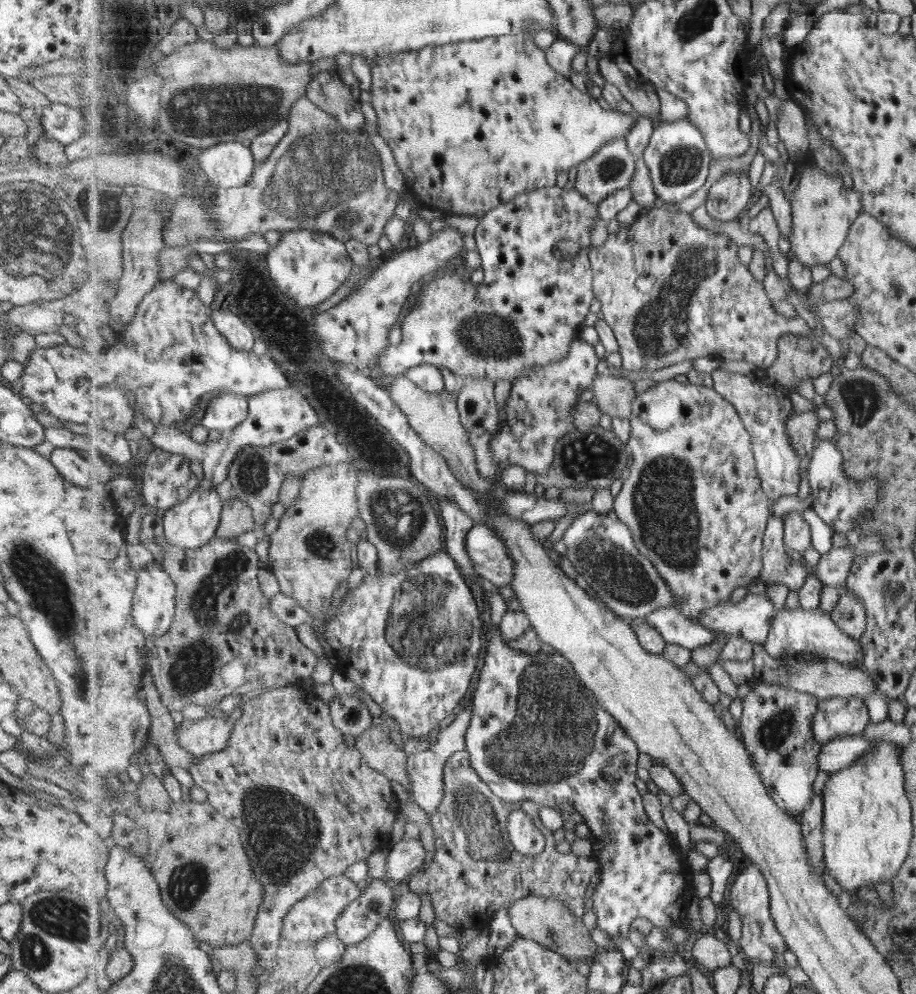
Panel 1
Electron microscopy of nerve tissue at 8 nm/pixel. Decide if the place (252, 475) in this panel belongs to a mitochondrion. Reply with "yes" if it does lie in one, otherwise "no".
yes

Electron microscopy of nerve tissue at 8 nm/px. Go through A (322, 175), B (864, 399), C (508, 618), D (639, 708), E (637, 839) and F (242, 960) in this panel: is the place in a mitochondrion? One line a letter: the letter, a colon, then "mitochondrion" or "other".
A: mitochondrion
B: mitochondrion
C: other
D: other
E: other
F: other

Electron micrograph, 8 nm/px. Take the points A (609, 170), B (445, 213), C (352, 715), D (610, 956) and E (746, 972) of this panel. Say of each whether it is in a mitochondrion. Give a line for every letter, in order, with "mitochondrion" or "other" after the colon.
A: mitochondrion
B: other
C: other
D: other
E: other

